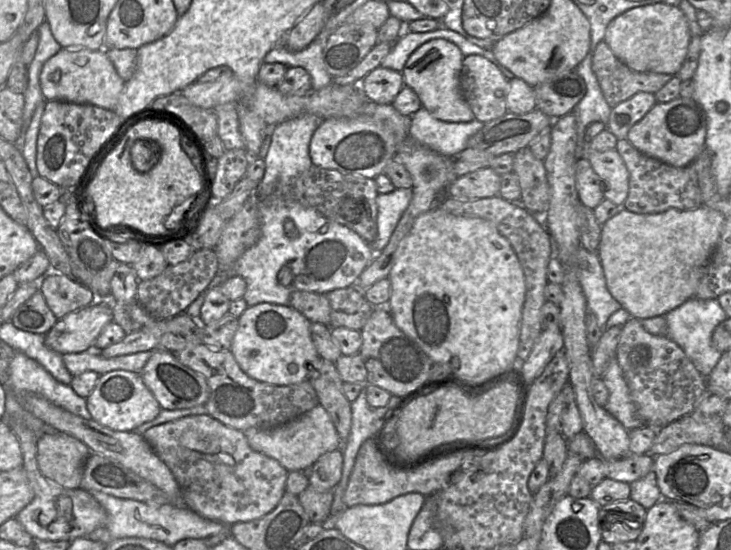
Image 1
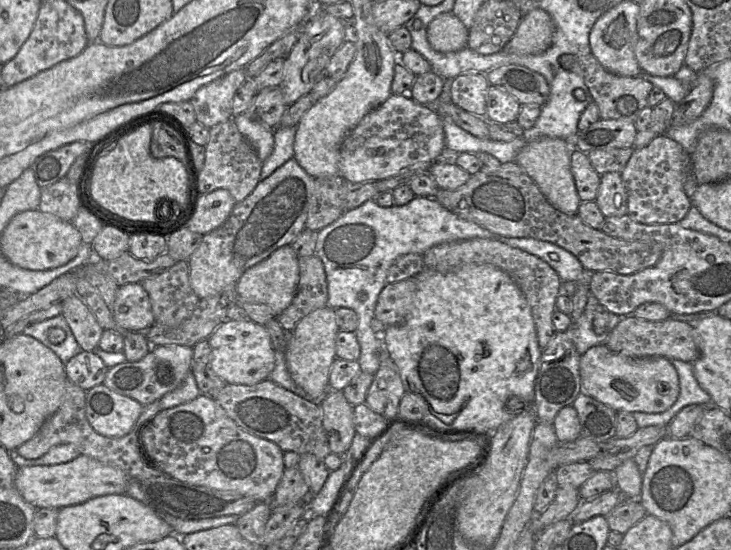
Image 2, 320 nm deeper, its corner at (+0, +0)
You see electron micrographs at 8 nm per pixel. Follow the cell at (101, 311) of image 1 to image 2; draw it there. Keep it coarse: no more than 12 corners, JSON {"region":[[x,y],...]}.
{"region":[[141,283],[118,288],[113,318],[125,331],[155,324]]}

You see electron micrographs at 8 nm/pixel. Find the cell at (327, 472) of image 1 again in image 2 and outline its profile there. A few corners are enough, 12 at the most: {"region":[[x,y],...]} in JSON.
{"region":[[342,391],[320,403],[322,425],[333,454],[353,440],[353,406]]}

